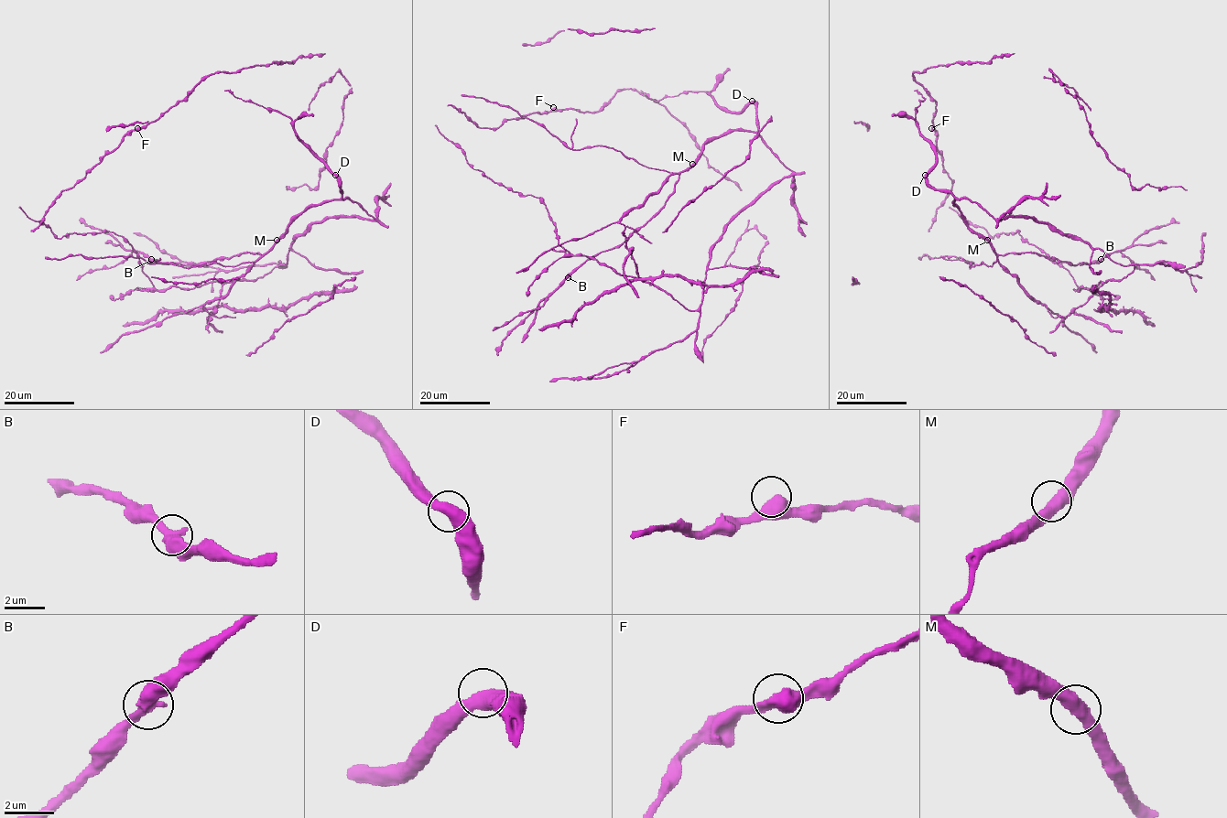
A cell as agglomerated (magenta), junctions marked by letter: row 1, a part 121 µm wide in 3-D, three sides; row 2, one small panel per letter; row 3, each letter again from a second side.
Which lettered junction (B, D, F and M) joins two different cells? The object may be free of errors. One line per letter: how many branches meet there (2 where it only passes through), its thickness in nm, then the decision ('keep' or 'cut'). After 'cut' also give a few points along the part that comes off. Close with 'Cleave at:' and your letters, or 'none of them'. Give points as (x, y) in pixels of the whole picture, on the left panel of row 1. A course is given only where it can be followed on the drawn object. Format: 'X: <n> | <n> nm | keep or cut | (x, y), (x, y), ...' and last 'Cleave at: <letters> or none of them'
B: 2 | 500 nm | keep
D: 2 | 500 nm | keep
F: 2 | 480 nm | keep
M: 2 | 500 nm | keep
Cleave at: none of them

